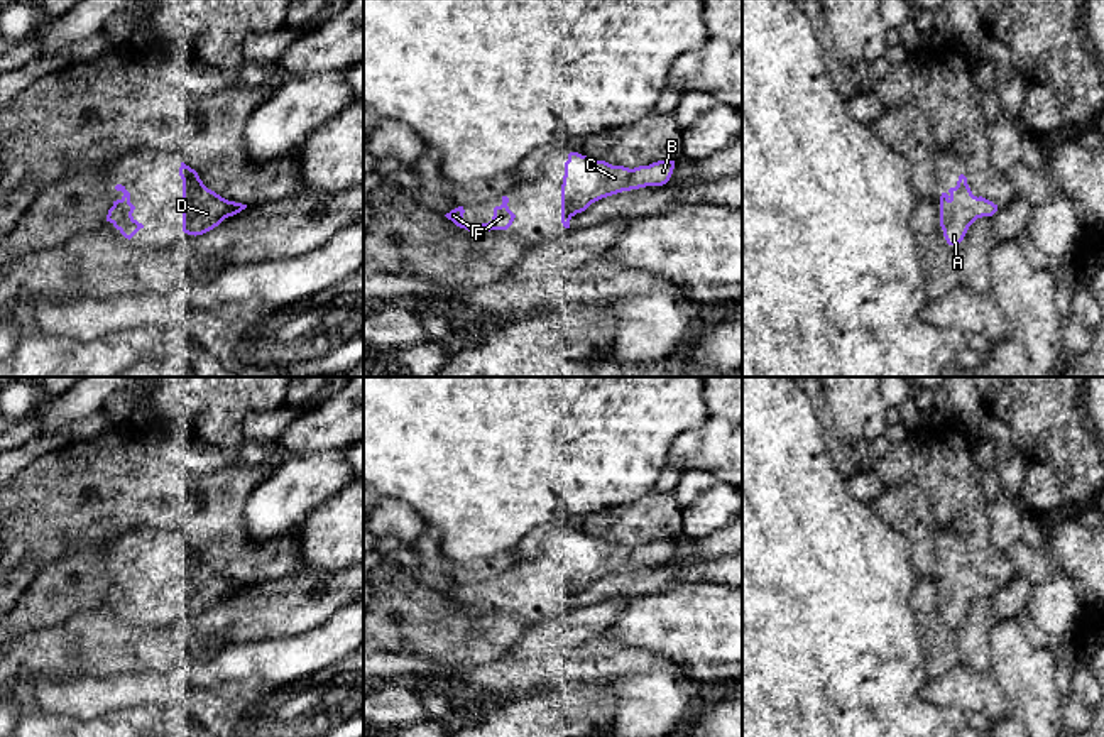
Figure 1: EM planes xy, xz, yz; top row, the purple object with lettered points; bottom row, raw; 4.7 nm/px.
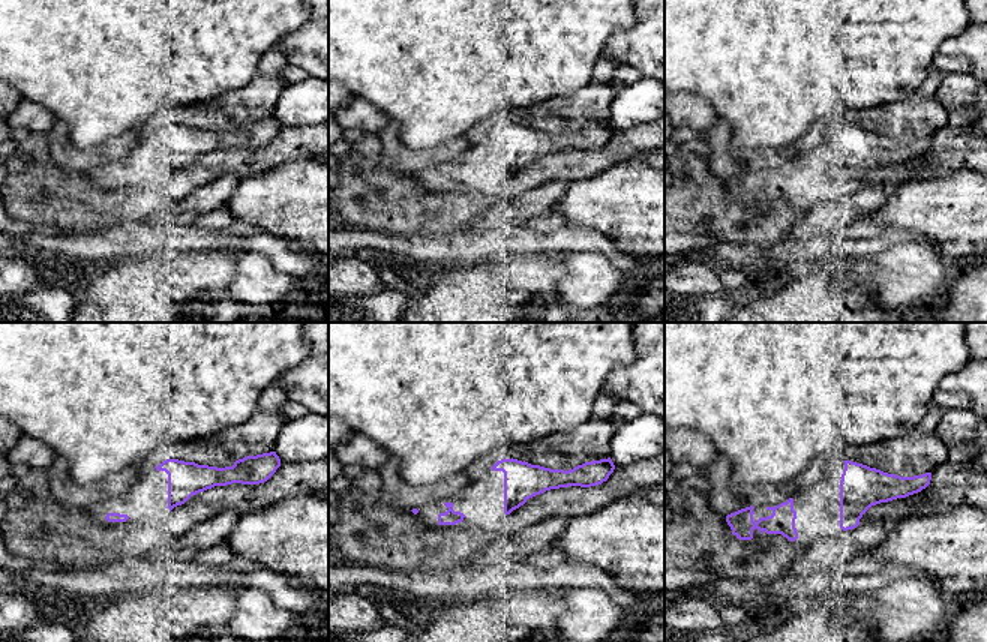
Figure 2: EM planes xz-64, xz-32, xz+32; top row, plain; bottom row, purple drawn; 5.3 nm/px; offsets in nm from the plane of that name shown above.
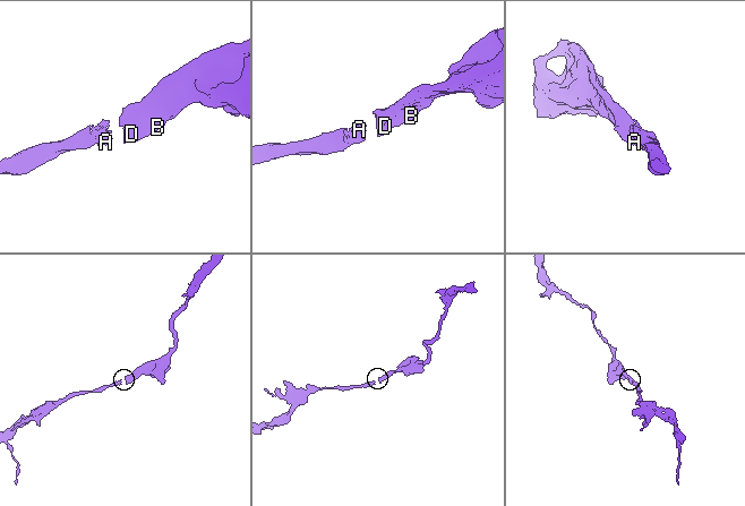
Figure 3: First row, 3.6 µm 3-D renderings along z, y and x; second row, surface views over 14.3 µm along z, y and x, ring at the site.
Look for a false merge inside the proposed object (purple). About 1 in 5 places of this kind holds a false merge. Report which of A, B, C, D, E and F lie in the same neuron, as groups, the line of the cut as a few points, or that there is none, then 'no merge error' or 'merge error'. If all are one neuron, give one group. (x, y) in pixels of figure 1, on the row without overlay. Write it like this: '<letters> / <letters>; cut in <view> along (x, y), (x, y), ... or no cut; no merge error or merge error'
A B C D E F; no cut; no merge error

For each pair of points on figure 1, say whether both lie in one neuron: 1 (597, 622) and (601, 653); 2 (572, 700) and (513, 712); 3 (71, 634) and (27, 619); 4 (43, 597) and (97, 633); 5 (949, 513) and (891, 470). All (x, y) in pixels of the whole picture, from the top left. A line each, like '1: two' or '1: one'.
1: two
2: one
3: two
4: two
5: one

